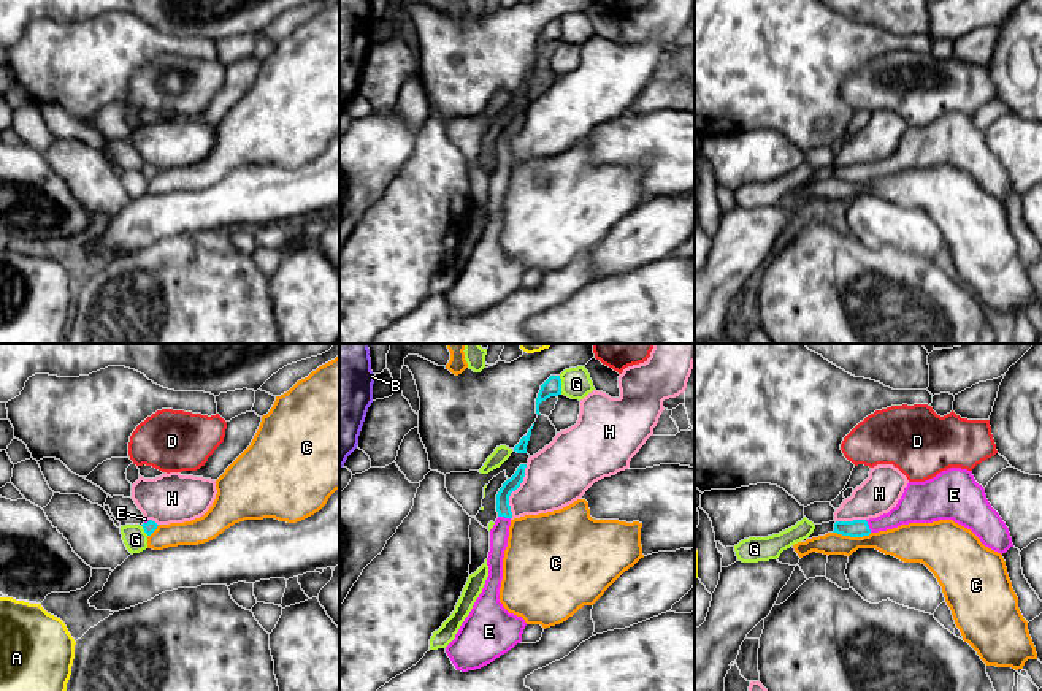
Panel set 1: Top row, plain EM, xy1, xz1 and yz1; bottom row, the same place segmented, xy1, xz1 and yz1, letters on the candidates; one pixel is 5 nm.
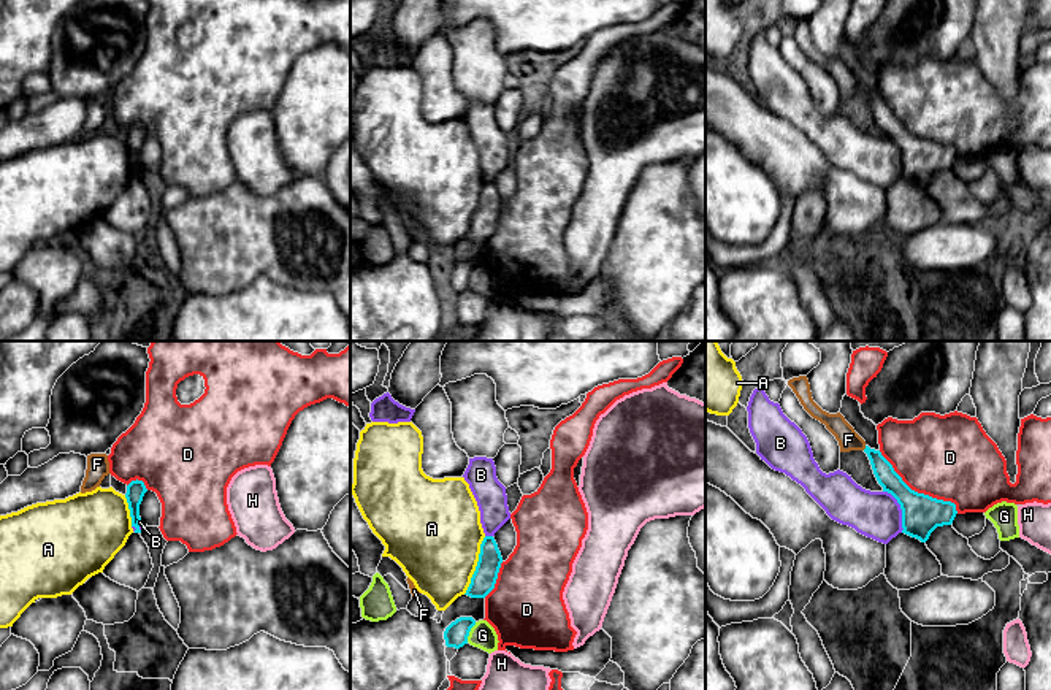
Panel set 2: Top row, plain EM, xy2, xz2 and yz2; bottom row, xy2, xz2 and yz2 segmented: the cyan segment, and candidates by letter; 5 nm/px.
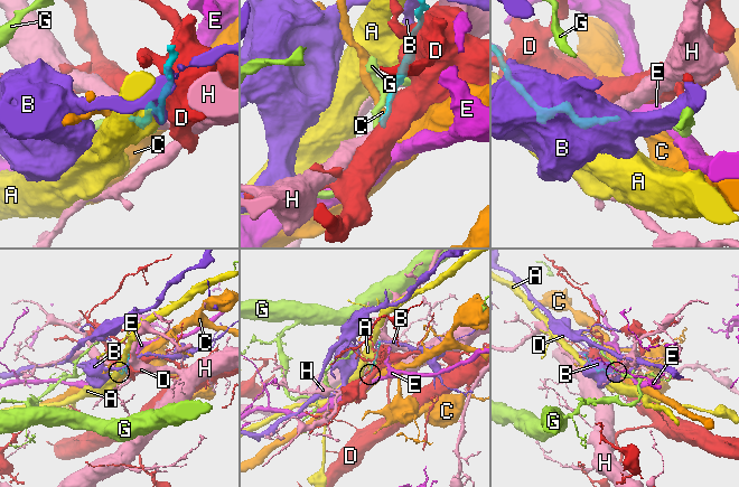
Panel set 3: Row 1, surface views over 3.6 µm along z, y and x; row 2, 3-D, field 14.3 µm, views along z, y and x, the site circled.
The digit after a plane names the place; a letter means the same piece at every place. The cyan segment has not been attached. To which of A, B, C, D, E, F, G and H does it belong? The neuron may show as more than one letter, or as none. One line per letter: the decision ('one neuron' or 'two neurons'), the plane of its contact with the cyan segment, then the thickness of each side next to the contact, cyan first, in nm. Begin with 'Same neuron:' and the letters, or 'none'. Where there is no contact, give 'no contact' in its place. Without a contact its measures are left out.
Same neuron: E
A: two neurons; contact in xz2; calibres 120 and 460 nm
B: two neurons; contact in yz2; calibres 200 and 240 nm
C: two neurons; contact in yz1; calibres 90 and 160 nm
D: two neurons; contact in yz2; calibres 200 and 440 nm
E: one neuron; contact in xz1; calibres 70 and 100 nm
F: two neurons; contact in yz2; calibres 110 and 110 nm
G: two neurons; contact in xz2; calibres 120 and 140 nm
H: two neurons; contact in xz1; calibres 70 and 320 nm

